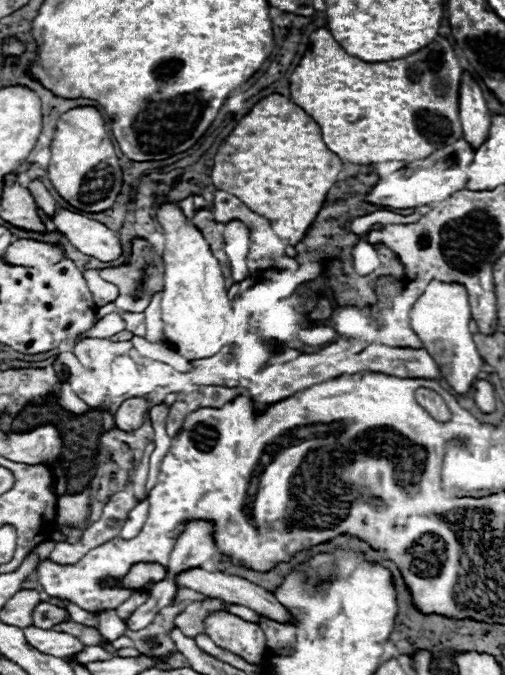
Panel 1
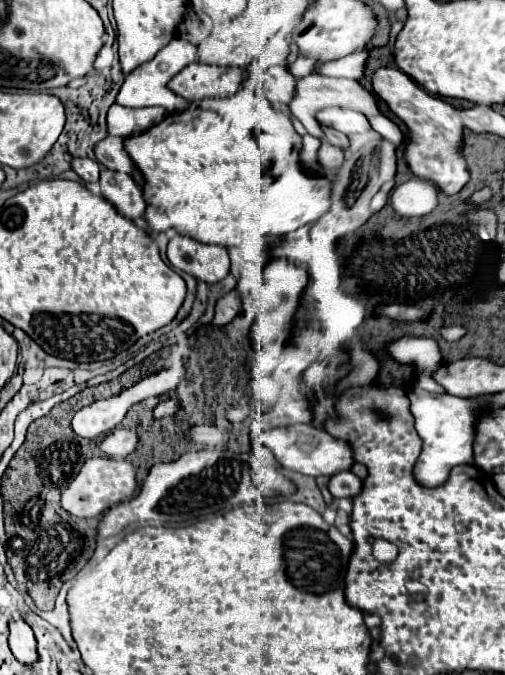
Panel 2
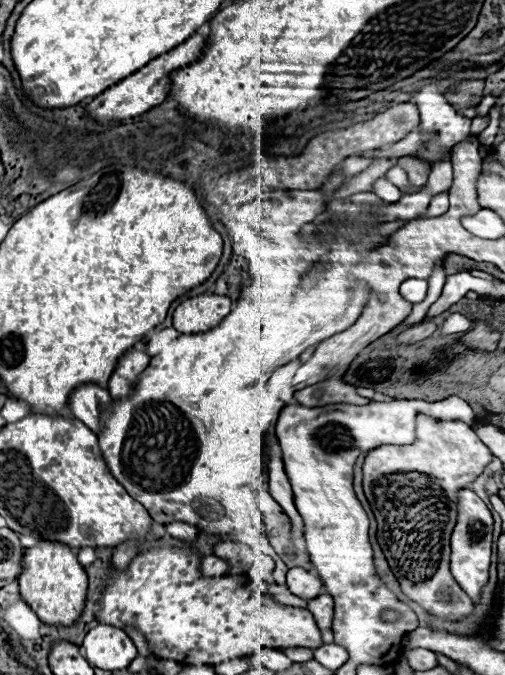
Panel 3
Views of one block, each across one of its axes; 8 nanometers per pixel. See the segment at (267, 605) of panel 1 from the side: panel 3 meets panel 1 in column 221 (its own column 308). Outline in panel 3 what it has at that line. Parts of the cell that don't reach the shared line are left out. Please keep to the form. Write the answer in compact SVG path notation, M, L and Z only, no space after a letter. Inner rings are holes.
M290 568L288 574L286 574L286 584L288 584L292 594L296 594L304 600L312 600L312 598L316 598L318 594L324 592L320 578L312 576L304 568Z

